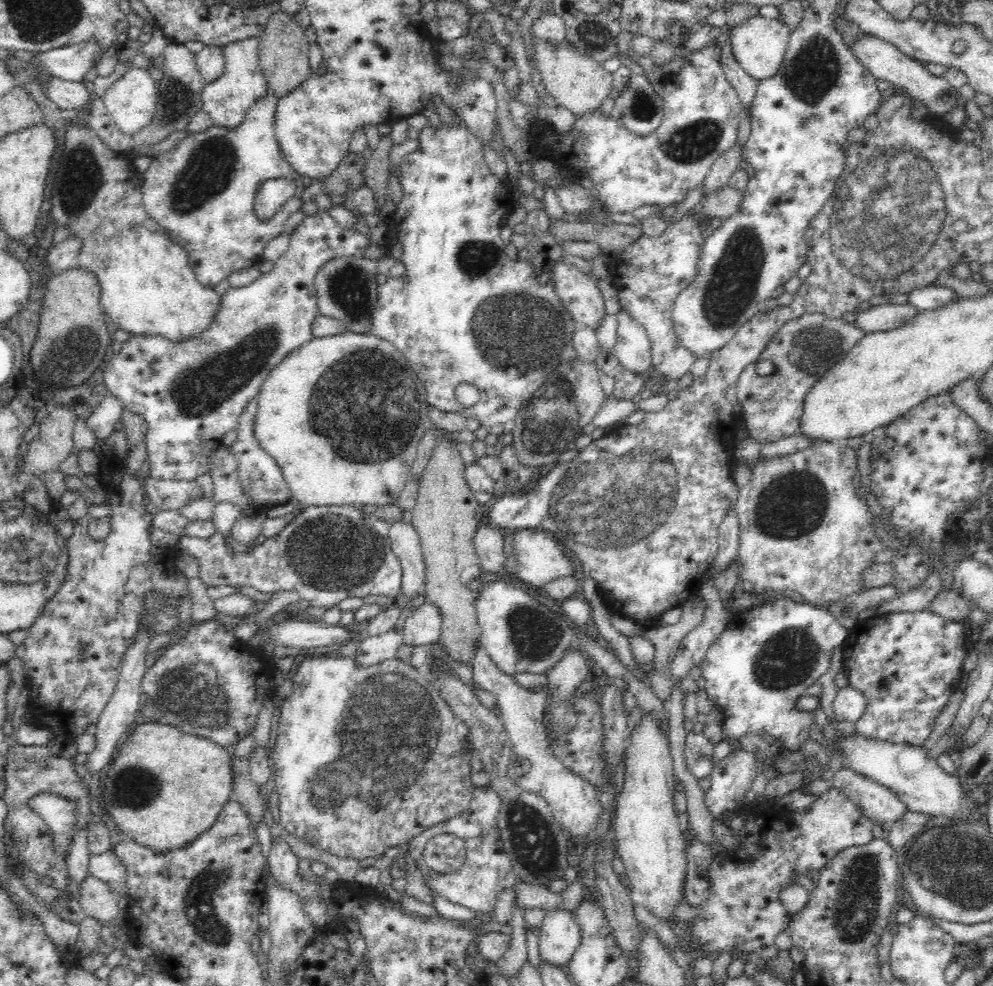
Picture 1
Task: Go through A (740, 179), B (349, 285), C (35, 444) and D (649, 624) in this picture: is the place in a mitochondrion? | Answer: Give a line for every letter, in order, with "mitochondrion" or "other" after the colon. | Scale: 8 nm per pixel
A: other
B: mitochondrion
C: other
D: other

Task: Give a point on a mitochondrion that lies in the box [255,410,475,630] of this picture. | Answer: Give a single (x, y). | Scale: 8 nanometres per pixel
(329, 549)

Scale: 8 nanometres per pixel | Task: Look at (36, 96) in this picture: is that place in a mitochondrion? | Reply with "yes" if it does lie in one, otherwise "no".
no

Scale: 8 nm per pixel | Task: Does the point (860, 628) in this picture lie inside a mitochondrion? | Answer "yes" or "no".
no

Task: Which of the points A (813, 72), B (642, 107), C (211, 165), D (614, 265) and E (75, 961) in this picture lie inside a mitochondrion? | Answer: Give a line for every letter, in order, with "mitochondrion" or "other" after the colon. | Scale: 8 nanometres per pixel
A: mitochondrion
B: mitochondrion
C: mitochondrion
D: other
E: other

